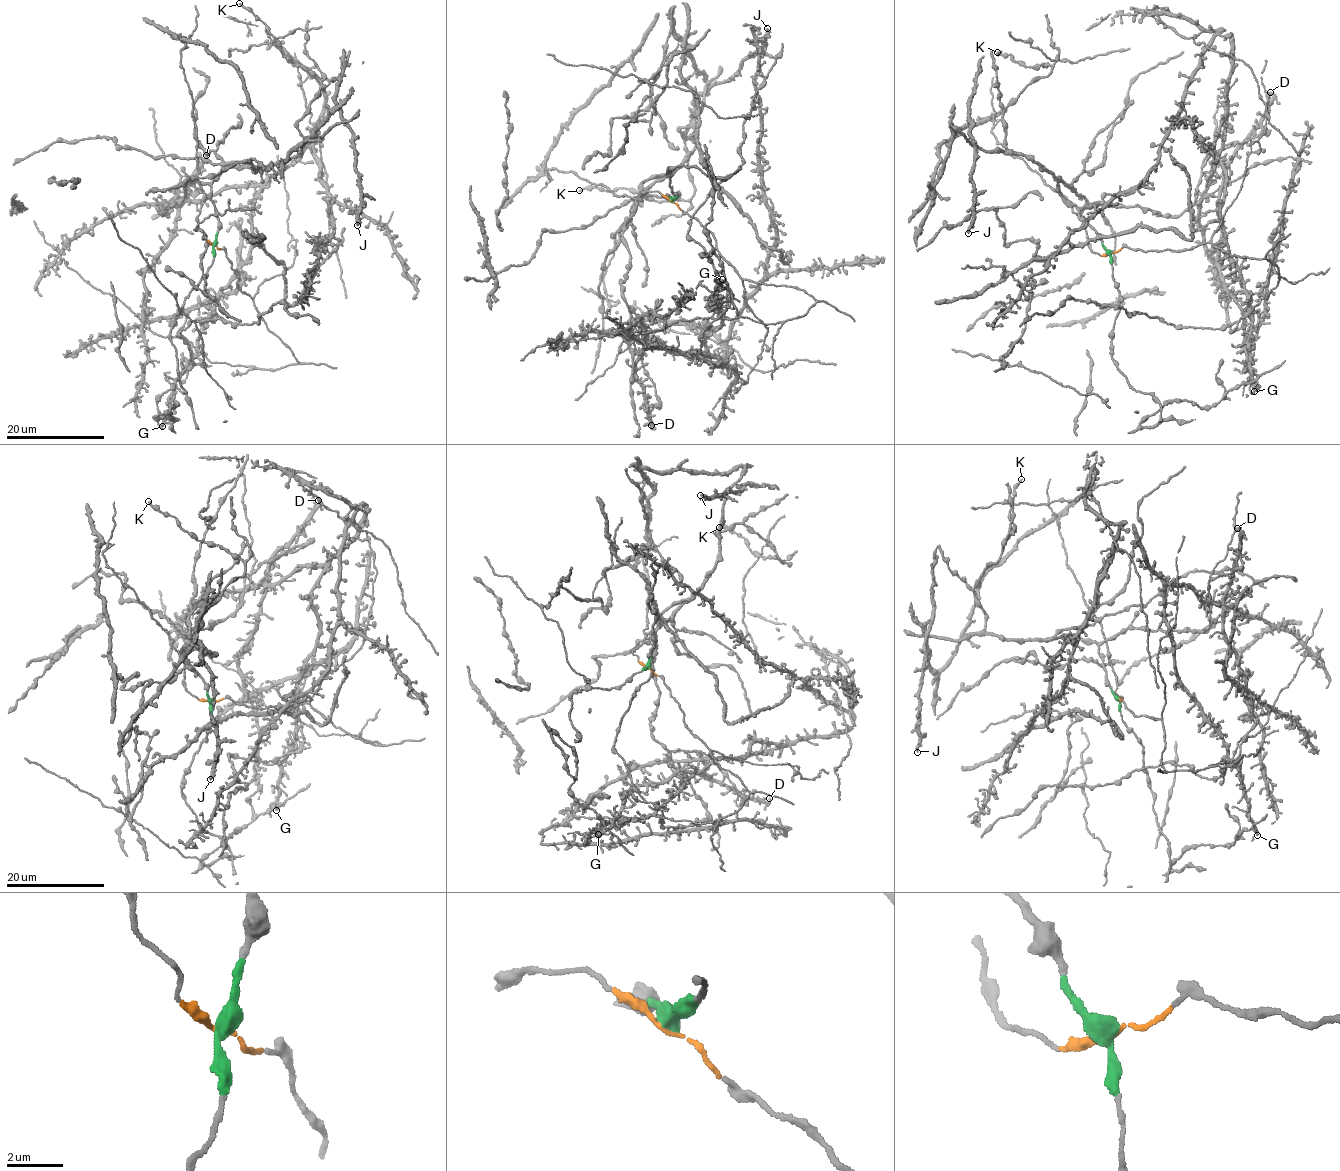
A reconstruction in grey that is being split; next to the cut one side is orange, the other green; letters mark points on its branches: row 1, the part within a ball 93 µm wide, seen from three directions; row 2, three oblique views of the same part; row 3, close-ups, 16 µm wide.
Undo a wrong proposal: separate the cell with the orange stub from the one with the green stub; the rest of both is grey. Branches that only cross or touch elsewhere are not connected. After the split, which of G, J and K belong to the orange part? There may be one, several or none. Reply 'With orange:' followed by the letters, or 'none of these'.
With orange: G

